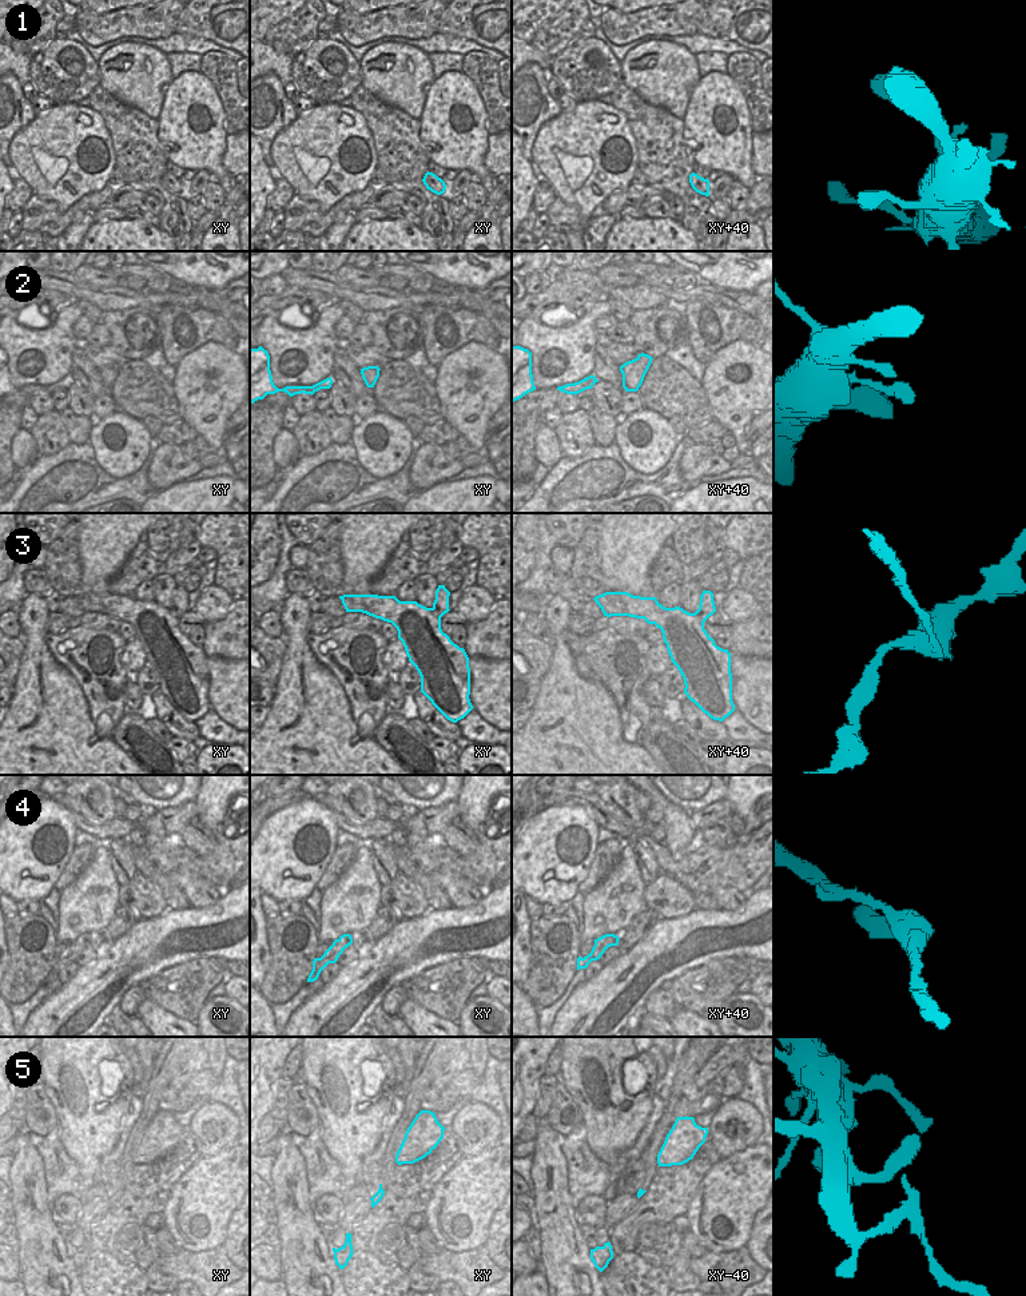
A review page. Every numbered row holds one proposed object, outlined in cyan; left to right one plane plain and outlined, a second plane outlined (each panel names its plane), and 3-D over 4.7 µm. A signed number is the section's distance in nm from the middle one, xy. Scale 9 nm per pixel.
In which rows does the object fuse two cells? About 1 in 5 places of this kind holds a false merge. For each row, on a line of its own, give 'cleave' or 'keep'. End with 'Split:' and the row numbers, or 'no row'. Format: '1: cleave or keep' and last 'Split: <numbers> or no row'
1: keep
2: keep
3: cleave
4: cleave
5: cleave
Split: 3, 4, 5

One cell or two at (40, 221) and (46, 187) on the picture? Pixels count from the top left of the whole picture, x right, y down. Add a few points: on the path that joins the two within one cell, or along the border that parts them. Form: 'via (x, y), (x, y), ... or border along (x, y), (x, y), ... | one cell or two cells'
border along (34, 193), (63, 209), (75, 203) | two cells

